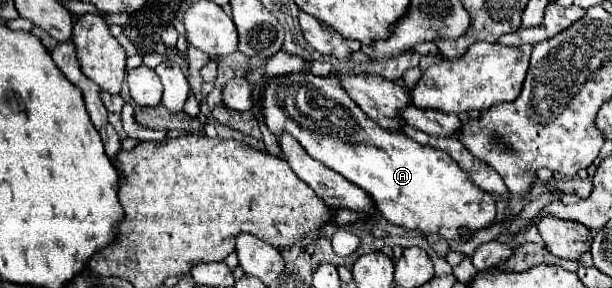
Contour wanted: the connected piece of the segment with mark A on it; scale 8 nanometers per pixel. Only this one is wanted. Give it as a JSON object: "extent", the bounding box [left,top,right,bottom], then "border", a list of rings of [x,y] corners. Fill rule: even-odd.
{"extent":[255,73,495,241],"border":[[[289,73],[285,77],[275,77],[269,81],[269,85],[265,85],[265,93],[261,93],[261,101],[255,101],[255,109],[277,139],[283,133],[293,135],[313,159],[321,161],[325,167],[343,175],[347,181],[365,189],[375,201],[377,213],[393,225],[417,229],[425,235],[439,233],[445,239],[465,241],[465,231],[475,233],[495,221],[495,201],[481,189],[477,191],[477,187],[447,153],[435,147],[419,145],[407,135],[395,135],[381,129],[361,111],[357,103],[353,103],[337,77],[317,77],[311,73]]]}

